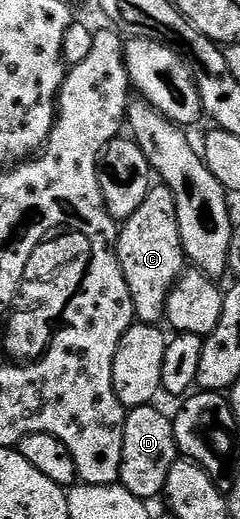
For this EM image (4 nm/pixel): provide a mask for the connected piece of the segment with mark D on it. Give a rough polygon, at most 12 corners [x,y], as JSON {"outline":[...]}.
{"outline":[[129,408],[120,486],[143,501],[165,492],[180,458],[173,418]]}

